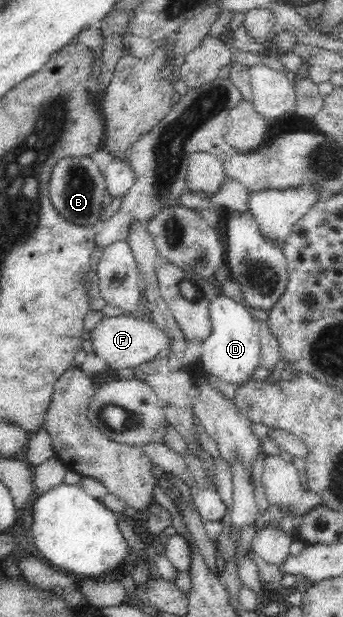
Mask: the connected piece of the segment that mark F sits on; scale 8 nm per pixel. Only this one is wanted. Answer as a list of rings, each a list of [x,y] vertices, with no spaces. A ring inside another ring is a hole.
[[[121,313],[107,315],[106,318],[92,330],[94,351],[101,359],[109,363],[111,369],[135,368],[142,363],[150,362],[161,353],[173,350],[172,340],[150,318]]]

